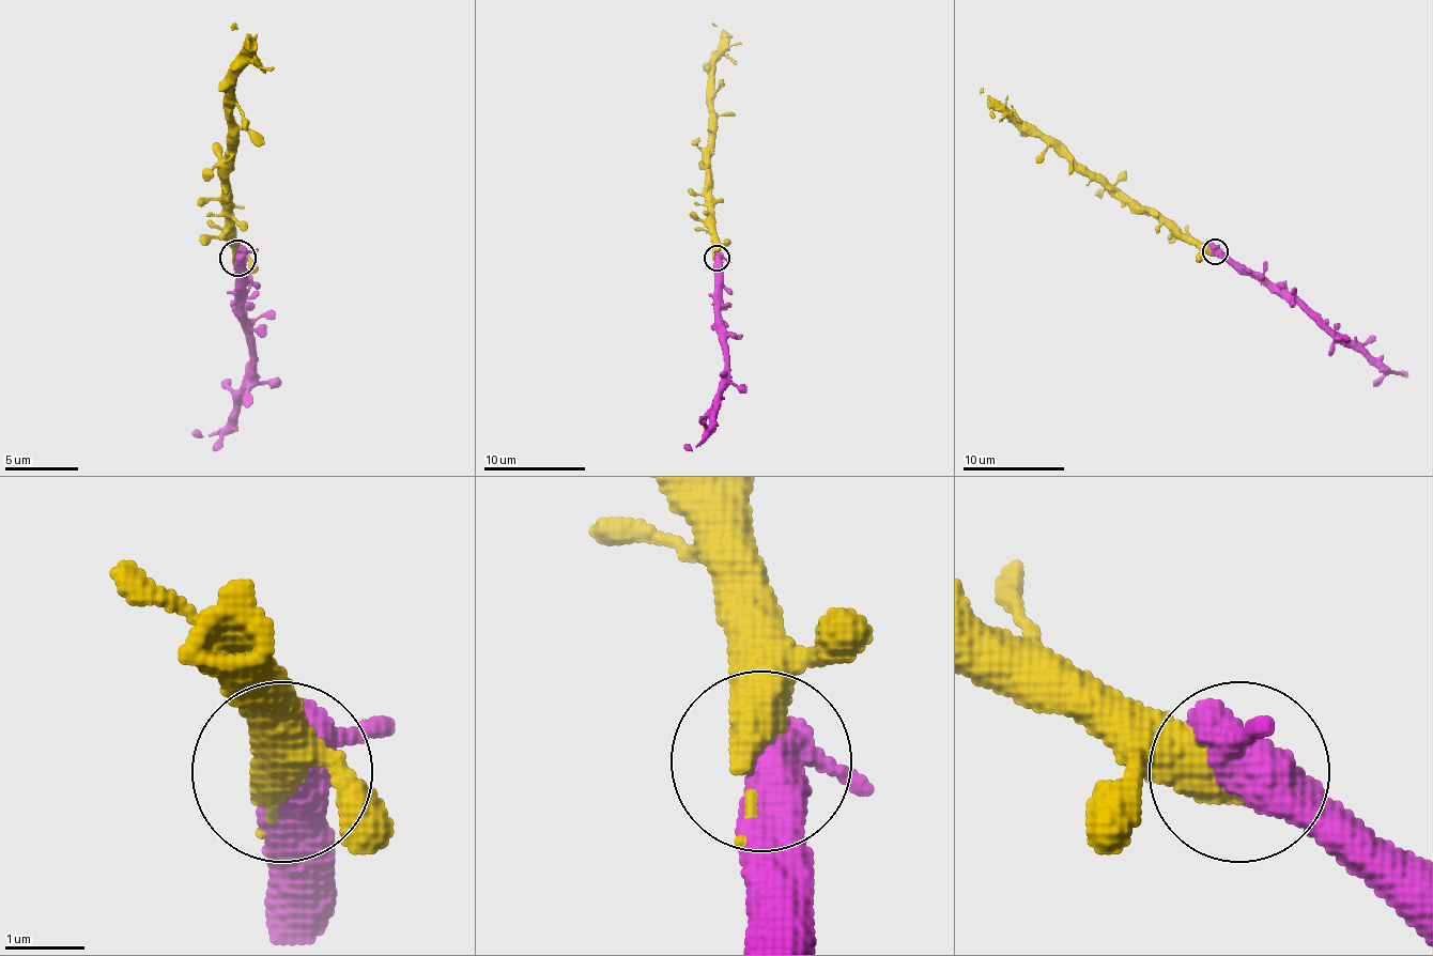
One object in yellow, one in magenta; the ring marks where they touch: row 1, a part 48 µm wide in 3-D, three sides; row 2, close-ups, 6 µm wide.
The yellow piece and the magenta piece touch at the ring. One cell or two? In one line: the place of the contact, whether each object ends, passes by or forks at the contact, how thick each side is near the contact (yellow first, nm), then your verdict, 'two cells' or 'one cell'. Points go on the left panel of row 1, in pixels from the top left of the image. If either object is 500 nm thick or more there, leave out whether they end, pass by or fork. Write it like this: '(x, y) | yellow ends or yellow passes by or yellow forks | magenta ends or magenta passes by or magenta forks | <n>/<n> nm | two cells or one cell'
(237, 258) | 600/600 nm | one cell

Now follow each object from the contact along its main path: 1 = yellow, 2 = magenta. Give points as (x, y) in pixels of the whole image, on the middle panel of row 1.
1: (714, 258), (709, 58), (720, 48), (722, 32), (712, 25)
2: (717, 258), (717, 326), (724, 374), (722, 400), (704, 438), (696, 446), (683, 444)

